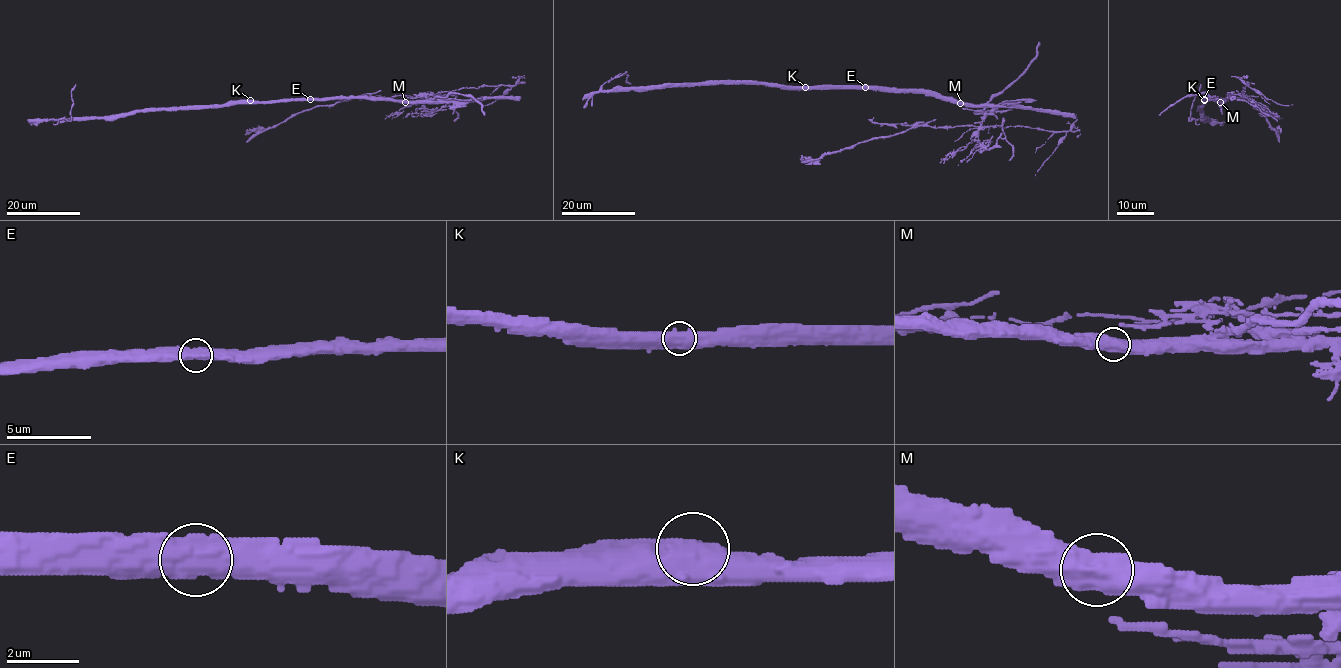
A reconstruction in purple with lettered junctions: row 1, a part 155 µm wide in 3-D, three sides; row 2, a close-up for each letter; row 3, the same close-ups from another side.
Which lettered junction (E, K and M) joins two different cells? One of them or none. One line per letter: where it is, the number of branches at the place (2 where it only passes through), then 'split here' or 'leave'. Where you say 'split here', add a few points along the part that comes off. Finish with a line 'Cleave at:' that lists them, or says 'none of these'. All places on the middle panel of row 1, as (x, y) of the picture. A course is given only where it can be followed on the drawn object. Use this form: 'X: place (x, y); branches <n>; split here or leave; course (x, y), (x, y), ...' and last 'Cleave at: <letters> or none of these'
E: place (865, 87); branches 2; leave
K: place (805, 87); branches 2; leave
M: place (960, 103); branches 2; split here; course (960, 103), (980, 105), (982, 122), (979, 126), (917, 125), (801, 162)
Cleave at: M

